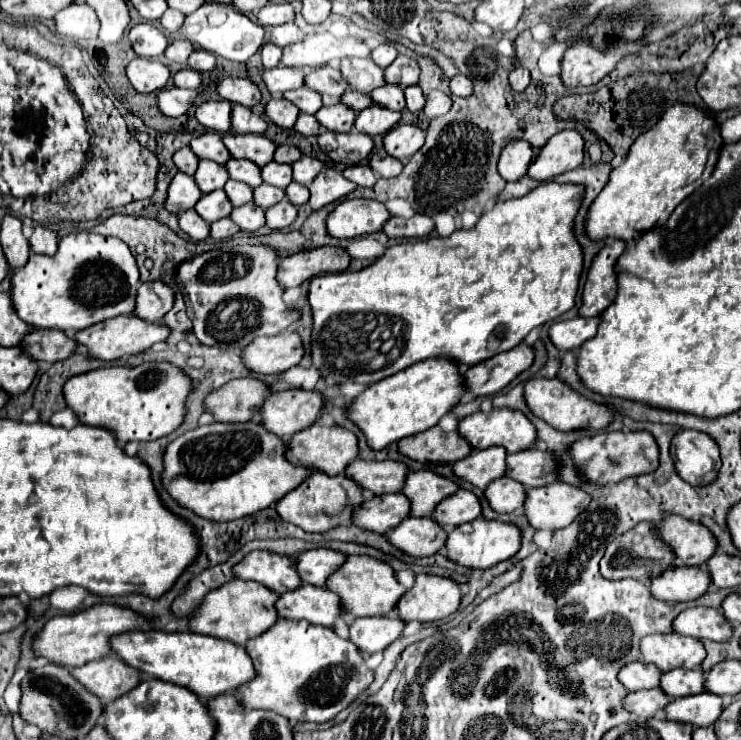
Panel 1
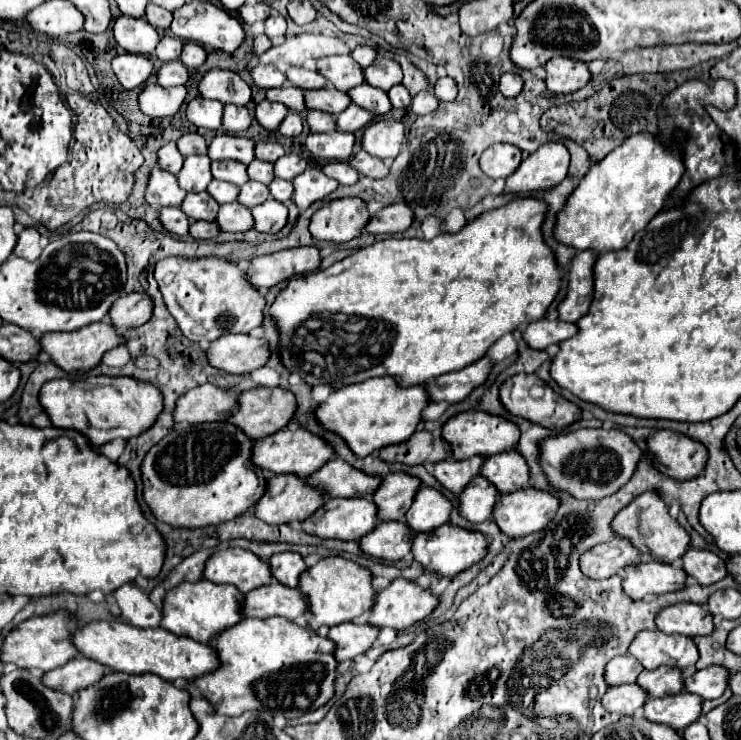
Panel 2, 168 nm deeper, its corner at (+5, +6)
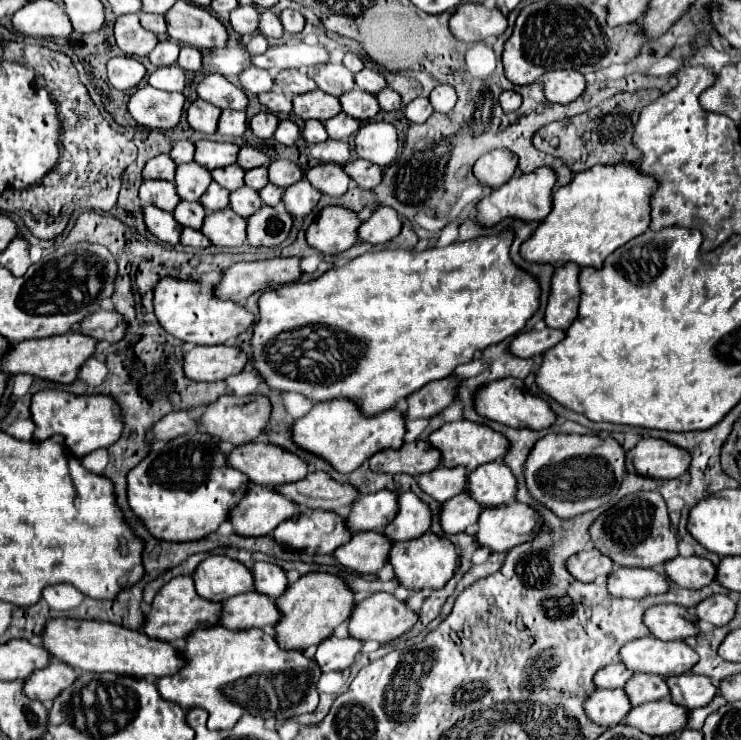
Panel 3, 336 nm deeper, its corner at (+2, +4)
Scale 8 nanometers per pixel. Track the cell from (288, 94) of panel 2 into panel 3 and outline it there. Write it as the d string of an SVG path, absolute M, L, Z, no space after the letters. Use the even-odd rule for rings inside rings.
M277 90L259 94L257 98L259 98L259 104L265 106L273 114L281 114L281 112L289 114L291 112L291 98L285 96L285 94L281 94L281 92L277 92Z

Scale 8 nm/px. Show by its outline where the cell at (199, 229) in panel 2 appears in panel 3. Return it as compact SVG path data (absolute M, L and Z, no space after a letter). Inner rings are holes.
M183 228L181 230L181 244L193 246L193 248L207 248L207 246L211 246L211 242L199 230L193 230L193 228Z

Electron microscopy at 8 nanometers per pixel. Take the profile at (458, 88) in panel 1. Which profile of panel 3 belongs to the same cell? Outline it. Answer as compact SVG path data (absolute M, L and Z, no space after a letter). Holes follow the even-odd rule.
M439 84L429 94L429 102L435 108L435 112L447 114L455 106L455 90L449 84Z

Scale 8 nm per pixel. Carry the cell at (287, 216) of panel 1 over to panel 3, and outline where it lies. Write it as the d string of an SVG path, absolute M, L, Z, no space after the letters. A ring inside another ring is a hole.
M261 206L247 220L247 242L251 246L279 246L287 238L291 224L293 220L287 212L277 212L271 206Z

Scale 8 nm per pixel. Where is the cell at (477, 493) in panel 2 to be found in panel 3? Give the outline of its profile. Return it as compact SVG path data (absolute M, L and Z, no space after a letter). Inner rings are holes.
M467 492L457 494L455 498L447 500L441 506L439 522L441 522L443 532L445 534L465 532L467 528L471 528L475 524L481 510L483 508L479 508L479 504L475 504L475 500L471 500L471 496L467 496Z

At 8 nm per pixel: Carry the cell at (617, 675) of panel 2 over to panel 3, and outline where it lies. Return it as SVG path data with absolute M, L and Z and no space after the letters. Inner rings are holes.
M609 664L603 670L599 670L593 678L593 684L597 688L623 688L623 684L631 678L631 670L625 668L625 664Z

